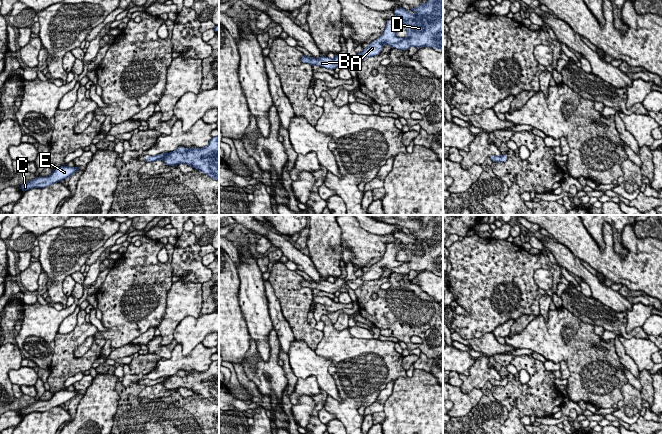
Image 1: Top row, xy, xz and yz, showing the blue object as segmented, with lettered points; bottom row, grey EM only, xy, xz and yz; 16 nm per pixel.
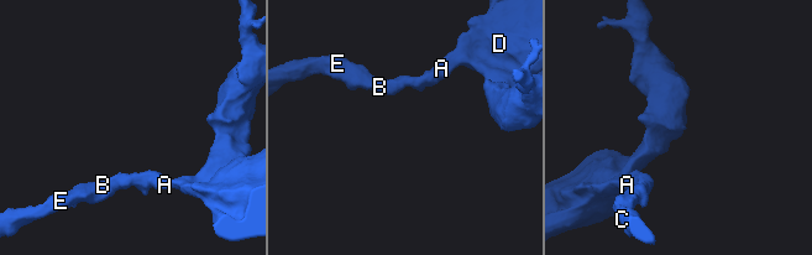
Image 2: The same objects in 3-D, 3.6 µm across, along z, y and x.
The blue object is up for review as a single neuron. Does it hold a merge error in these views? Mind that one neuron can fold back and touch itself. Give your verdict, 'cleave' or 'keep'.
keep

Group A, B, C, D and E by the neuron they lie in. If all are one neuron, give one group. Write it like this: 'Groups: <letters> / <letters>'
Groups: A B C D E

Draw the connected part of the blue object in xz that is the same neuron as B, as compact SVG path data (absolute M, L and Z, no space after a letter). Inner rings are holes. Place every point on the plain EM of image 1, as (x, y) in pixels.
M436 215L428 222L427 227L421 227L411 234L416 238L412 239L403 231L395 233L393 236L396 242L388 244L382 259L356 280L347 282L344 278L337 278L334 283L331 283L326 280L308 281L304 278L301 286L330 294L337 292L344 284L356 290L363 286L365 281L378 279L384 268L406 275L412 270L417 272L428 270L433 273L440 271L443 277L443 215ZM403 248L407 254L406 262L396 259L397 253Z

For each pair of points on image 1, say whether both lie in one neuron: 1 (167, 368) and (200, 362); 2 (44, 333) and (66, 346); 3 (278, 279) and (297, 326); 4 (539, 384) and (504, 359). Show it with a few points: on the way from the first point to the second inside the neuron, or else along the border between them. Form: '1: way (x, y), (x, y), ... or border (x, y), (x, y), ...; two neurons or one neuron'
1: way (175, 363), (192, 362); one neuron
2: border (57, 332), (54, 338), (54, 353), (50, 361); two neurons
3: way (288, 291), (295, 300), (296, 314); one neuron
4: way (536, 374), (524, 362), (514, 360); one neuron

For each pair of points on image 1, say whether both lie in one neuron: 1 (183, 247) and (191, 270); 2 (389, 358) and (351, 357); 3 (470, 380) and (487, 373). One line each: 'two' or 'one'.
1: one
2: one
3: one

